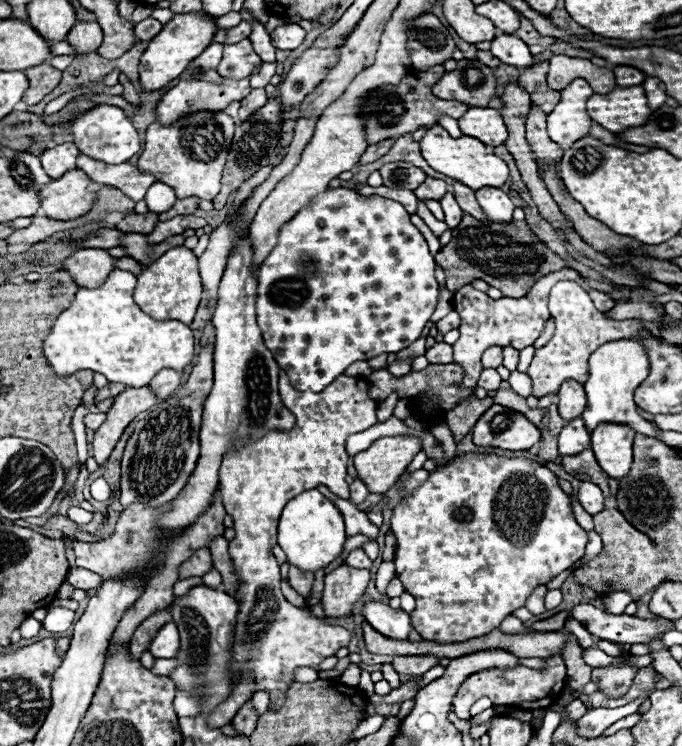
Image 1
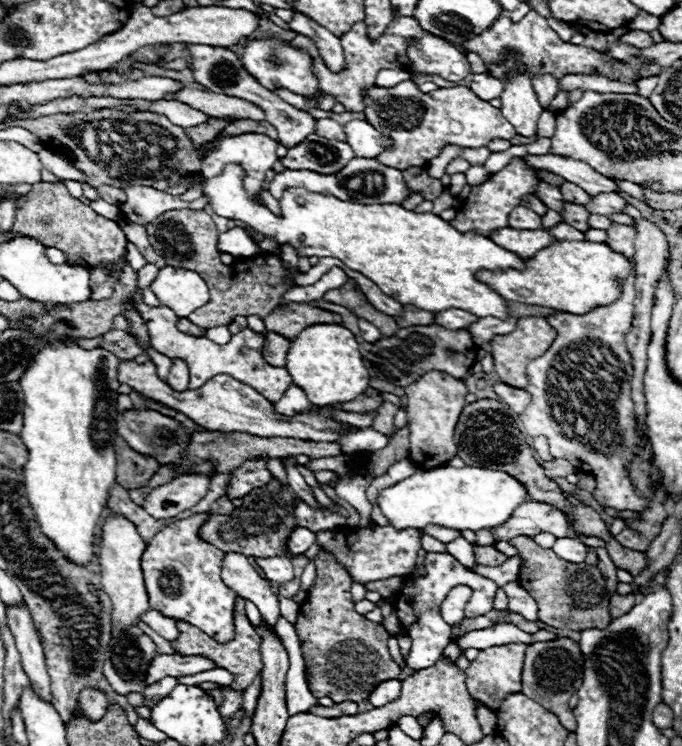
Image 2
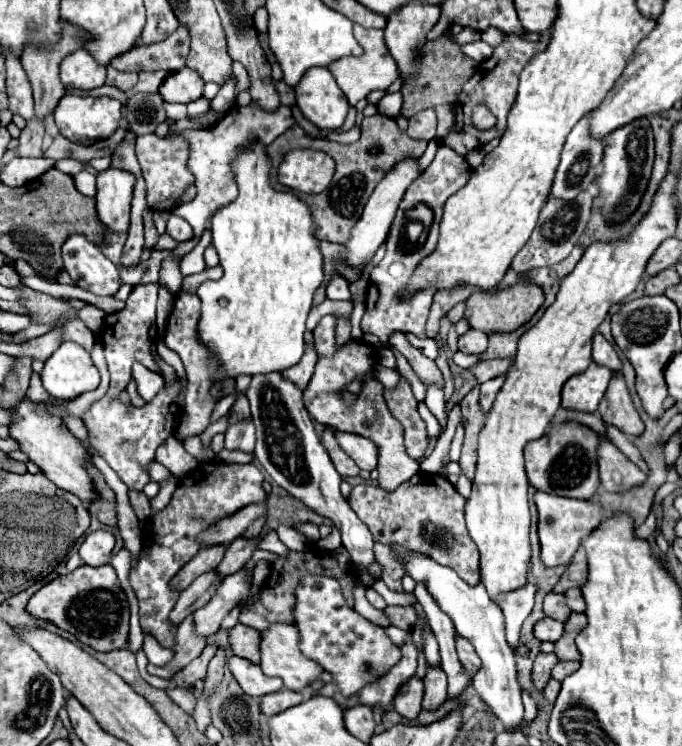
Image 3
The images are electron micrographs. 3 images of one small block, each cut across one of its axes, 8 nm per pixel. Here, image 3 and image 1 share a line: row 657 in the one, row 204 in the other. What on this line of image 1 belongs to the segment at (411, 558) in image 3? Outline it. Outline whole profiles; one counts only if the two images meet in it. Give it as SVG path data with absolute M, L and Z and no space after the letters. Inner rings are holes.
M488 186L480 188L480 190L476 190L476 198L478 198L480 208L492 222L510 222L512 220L514 204L508 198L508 194L504 194L500 188L488 188Z

